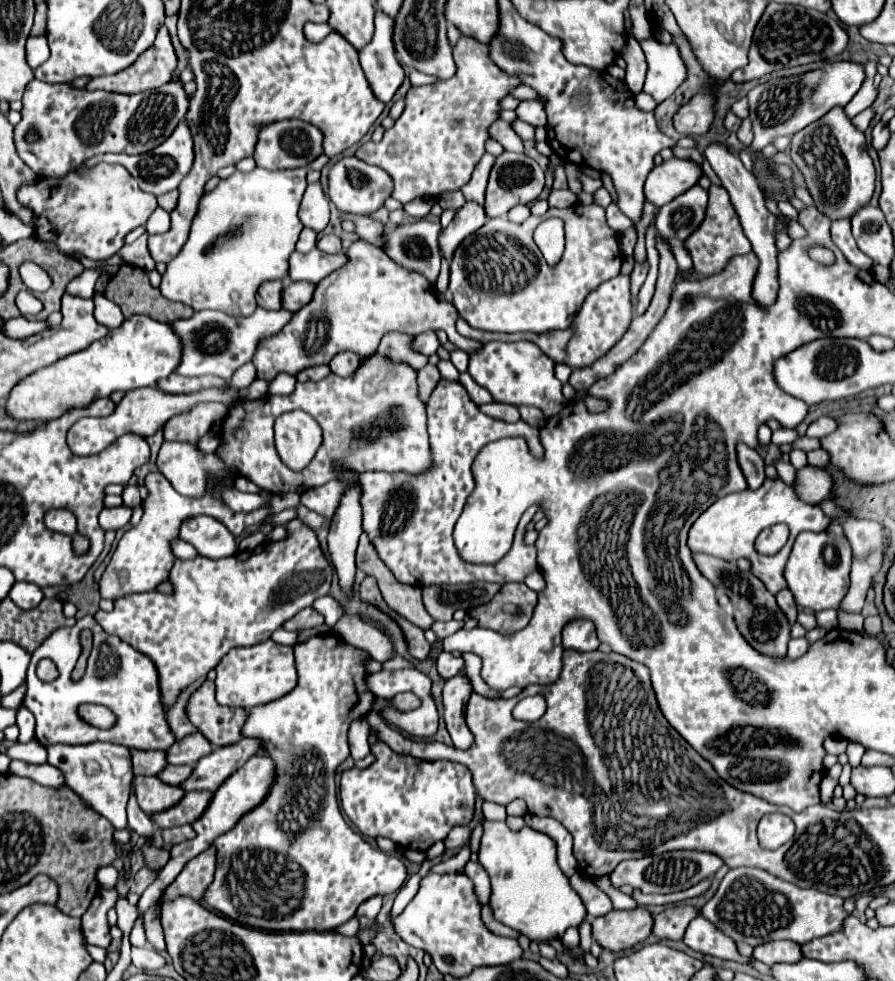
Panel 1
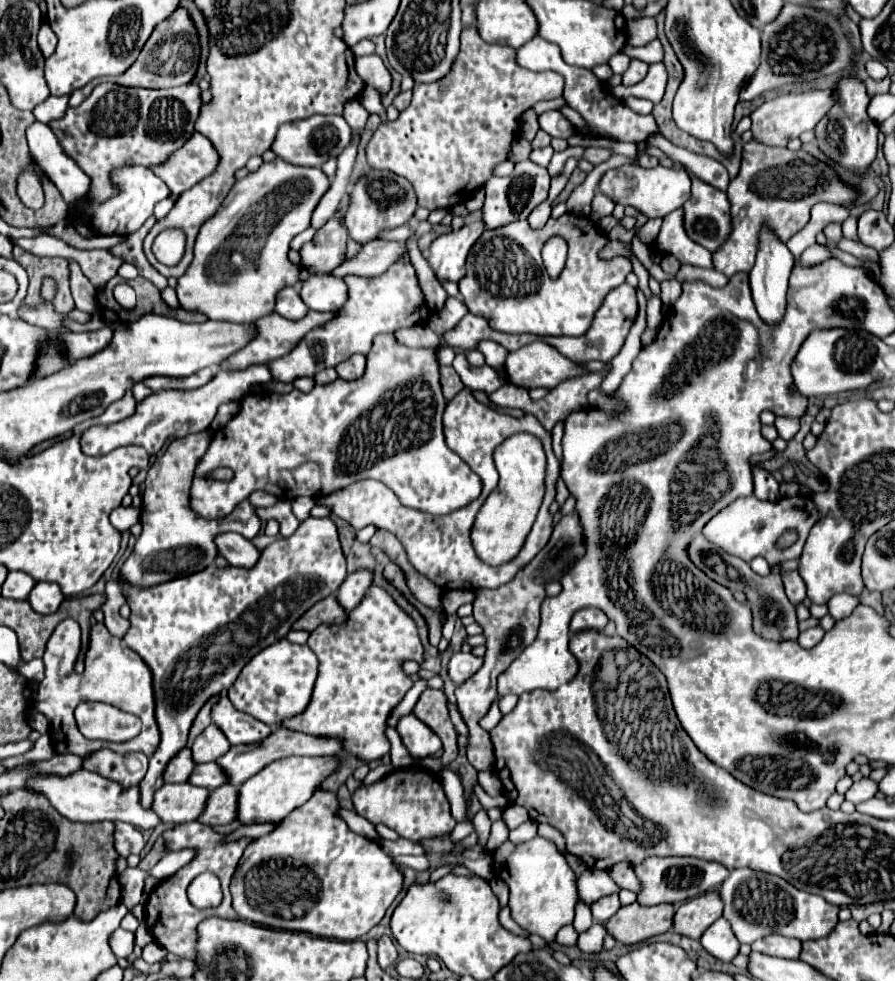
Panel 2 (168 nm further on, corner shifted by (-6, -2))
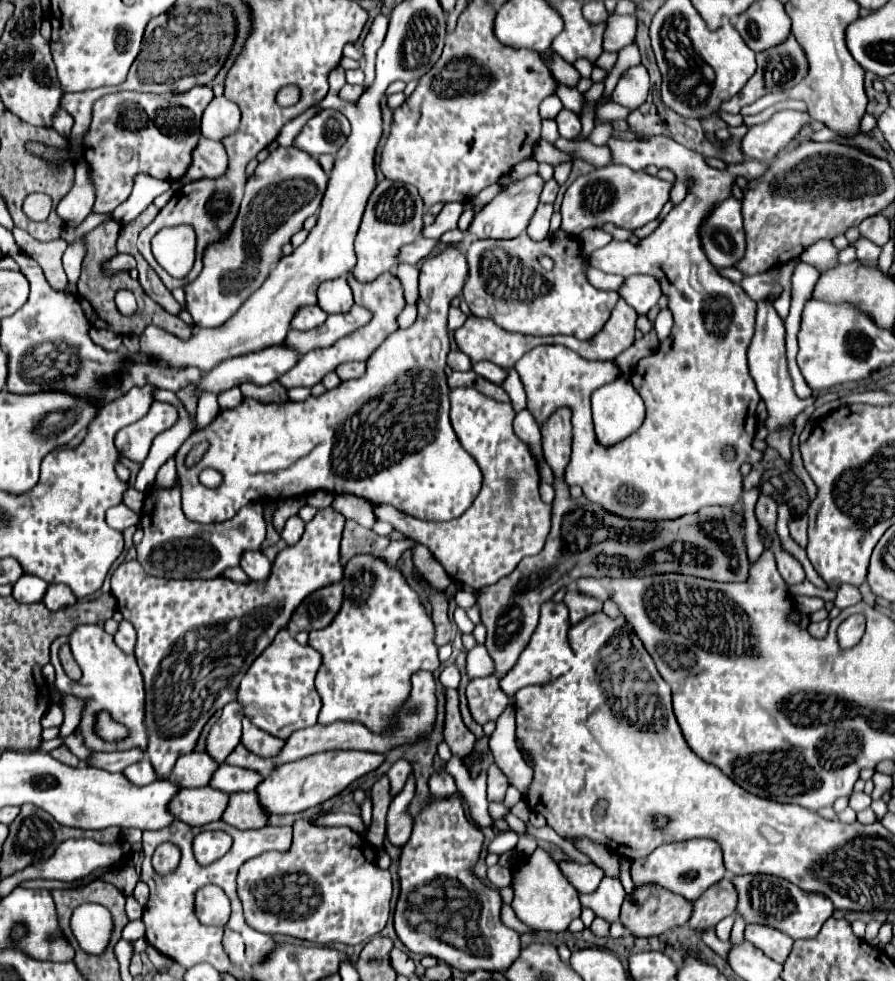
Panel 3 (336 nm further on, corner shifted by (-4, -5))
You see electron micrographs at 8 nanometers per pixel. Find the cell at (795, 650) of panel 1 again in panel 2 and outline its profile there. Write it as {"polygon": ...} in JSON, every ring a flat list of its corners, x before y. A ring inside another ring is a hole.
{"polygon":[[813,626,813,628,799,634,799,644,805,648,813,648,823,638,823,634,825,634,825,630,821,626]]}

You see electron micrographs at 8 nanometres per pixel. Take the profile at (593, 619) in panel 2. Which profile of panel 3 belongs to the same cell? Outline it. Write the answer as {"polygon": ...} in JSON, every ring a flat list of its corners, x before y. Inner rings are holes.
{"polygon":[[569,591,563,599,569,607,569,617,571,617,571,625,583,621,585,617,593,615,593,613,599,613,601,611,601,601,593,599,593,597,587,597,587,595,581,595,577,591]]}

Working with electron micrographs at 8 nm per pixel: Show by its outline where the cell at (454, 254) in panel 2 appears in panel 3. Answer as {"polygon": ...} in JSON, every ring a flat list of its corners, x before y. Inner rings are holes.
{"polygon":[[453,245,445,247,421,265,417,321,409,329,397,329,383,341,383,345,379,345,379,349,375,349,367,359,367,371,363,377,345,381,319,397,309,395,305,401,259,403,255,399,243,399,235,409,221,411,207,429,193,433,183,443,183,451,179,455,175,453,185,517,197,523,221,523,231,519,251,501,283,501,289,497,305,497,317,489,335,495,351,493,373,503,387,503,411,517,427,521,449,521,463,515,481,491,481,471,475,459,463,451,453,427,449,425,445,365,449,353,447,309,449,301,461,293,465,279,465,253],[203,441,209,443,209,449,193,467,187,467,187,453],[205,467,213,467,223,473,223,483,217,489,207,489,199,483,199,473]]}

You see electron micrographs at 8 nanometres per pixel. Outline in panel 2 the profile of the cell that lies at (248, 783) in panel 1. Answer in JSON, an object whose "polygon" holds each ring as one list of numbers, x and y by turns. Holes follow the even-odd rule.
{"polygon":[[291,756,265,766,265,770,249,778,239,788,239,820,243,824,281,822,295,808,303,806,317,786,321,786,323,780,339,768,339,764,341,760,337,756]]}

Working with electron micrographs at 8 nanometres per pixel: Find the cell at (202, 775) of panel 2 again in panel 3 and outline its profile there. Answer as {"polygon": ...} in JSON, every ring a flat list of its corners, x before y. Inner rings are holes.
{"polygon":[[221,763,219,771,211,775,209,787,219,789,223,793,237,793,237,791,253,791,259,785,259,781,263,781,263,777,255,771]]}

